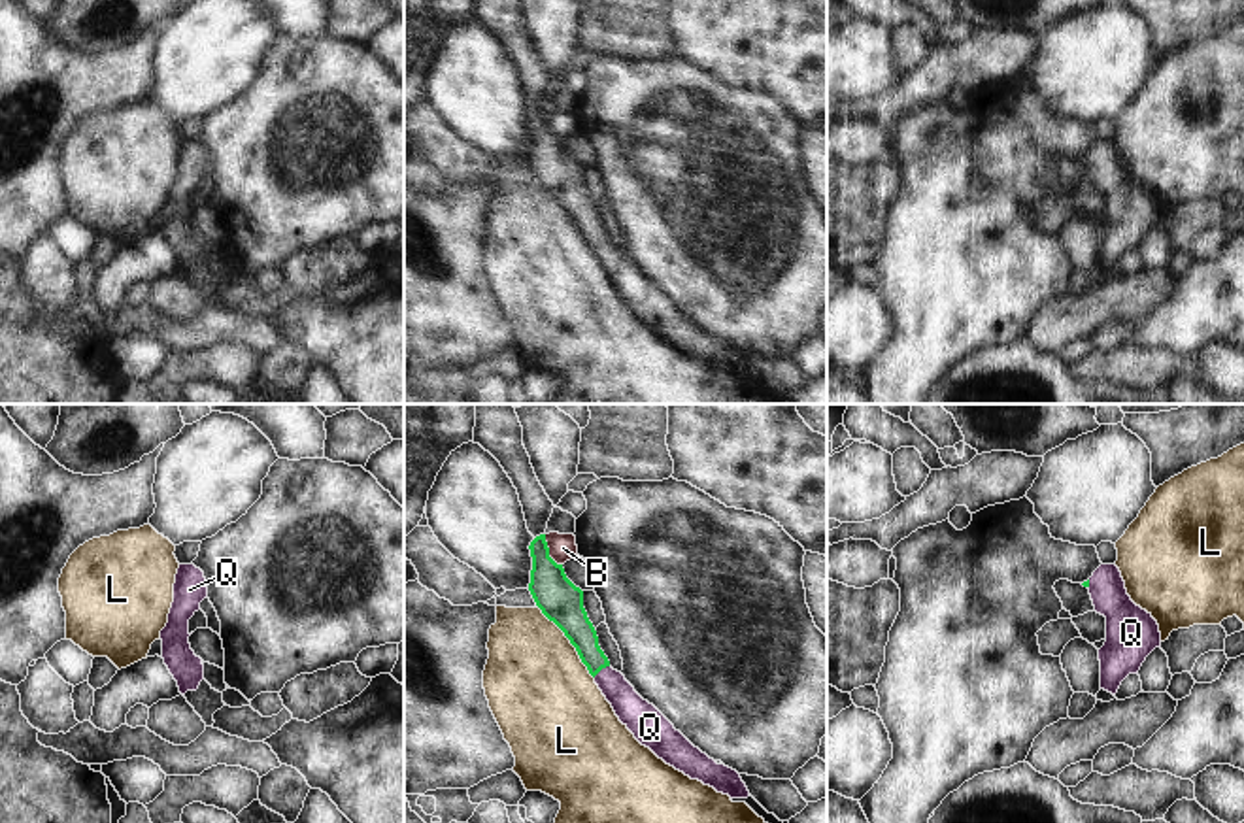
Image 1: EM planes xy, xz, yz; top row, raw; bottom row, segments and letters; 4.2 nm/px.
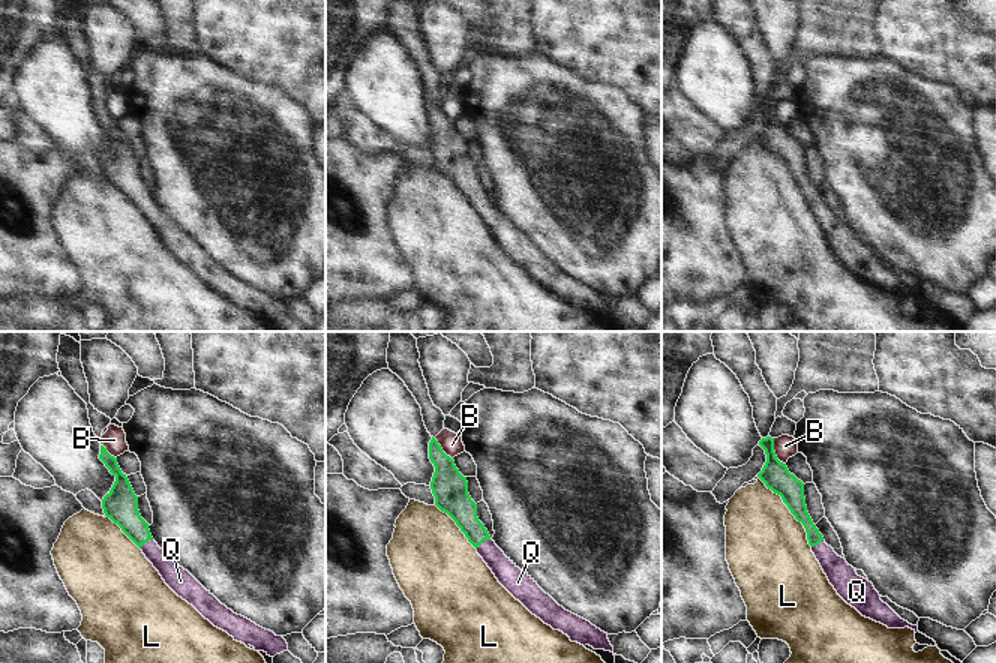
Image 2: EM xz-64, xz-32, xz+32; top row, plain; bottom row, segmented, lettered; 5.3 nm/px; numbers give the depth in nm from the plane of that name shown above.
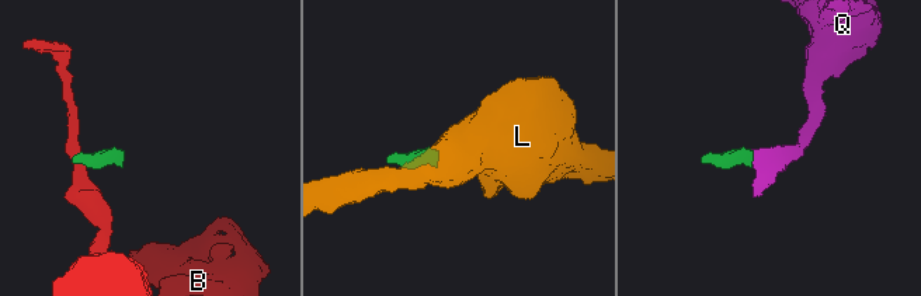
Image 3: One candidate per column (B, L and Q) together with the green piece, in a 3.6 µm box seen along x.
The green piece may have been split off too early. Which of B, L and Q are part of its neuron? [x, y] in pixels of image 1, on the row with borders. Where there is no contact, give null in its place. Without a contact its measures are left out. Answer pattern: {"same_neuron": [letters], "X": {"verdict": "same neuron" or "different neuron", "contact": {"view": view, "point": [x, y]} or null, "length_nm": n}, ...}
{"same_neuron": ["Q"], "B": {"verdict": "different neuron", "contact": {"view": "xz", "point": [548, 552]}, "length_nm": 150}, "L": {"verdict": "different neuron", "contact": {"view": "xz", "point": [571, 642]}, "length_nm": 400}, "Q": {"verdict": "same neuron", "contact": {"view": "xz", "point": [601, 669]}, "length_nm": 90}}

